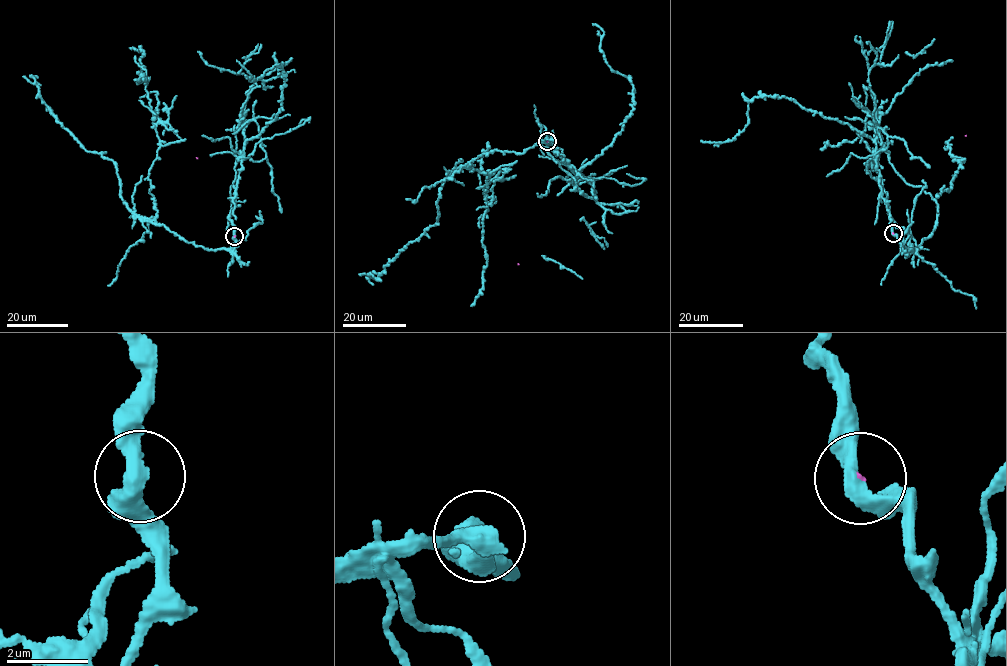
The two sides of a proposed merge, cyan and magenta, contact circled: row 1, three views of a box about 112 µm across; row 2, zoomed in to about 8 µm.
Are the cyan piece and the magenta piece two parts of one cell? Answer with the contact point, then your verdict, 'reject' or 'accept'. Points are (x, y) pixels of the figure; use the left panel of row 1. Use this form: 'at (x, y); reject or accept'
at (234, 236); reject

